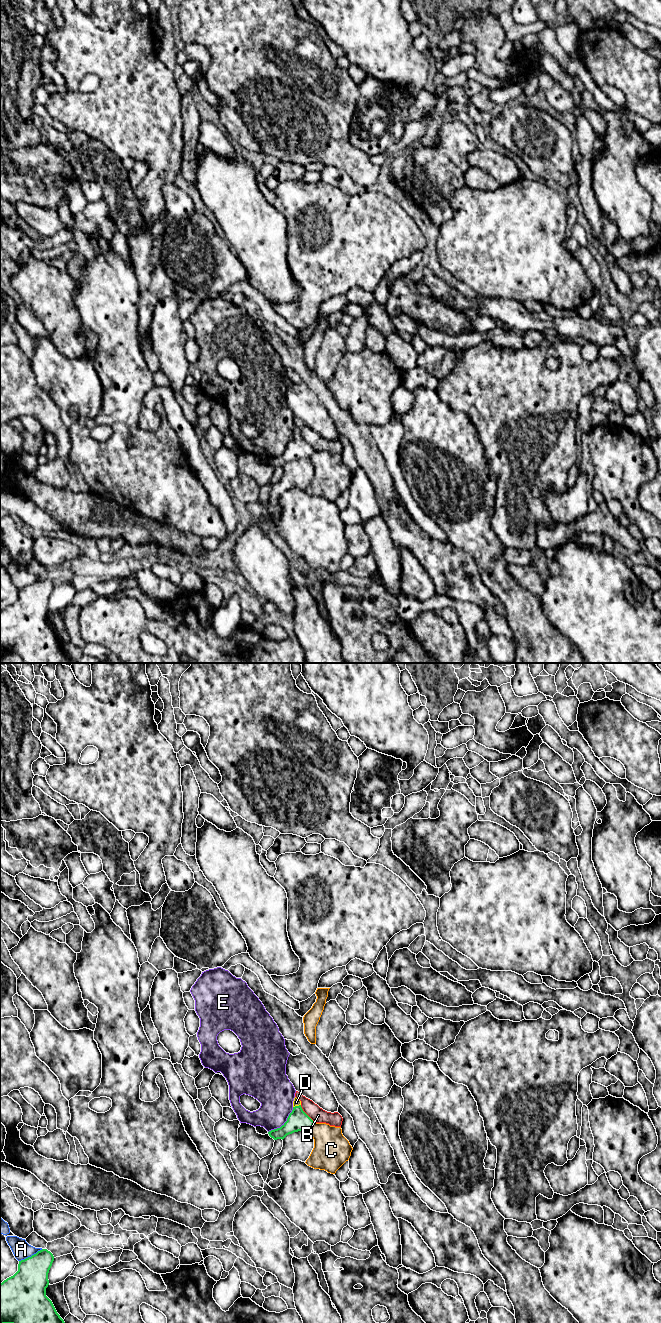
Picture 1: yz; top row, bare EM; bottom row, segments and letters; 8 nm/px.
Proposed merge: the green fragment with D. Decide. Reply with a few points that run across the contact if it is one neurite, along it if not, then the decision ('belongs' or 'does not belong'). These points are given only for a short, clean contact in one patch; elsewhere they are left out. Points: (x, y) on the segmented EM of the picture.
line yz (298, 1120), (296, 1106), (296, 1102); belongs

